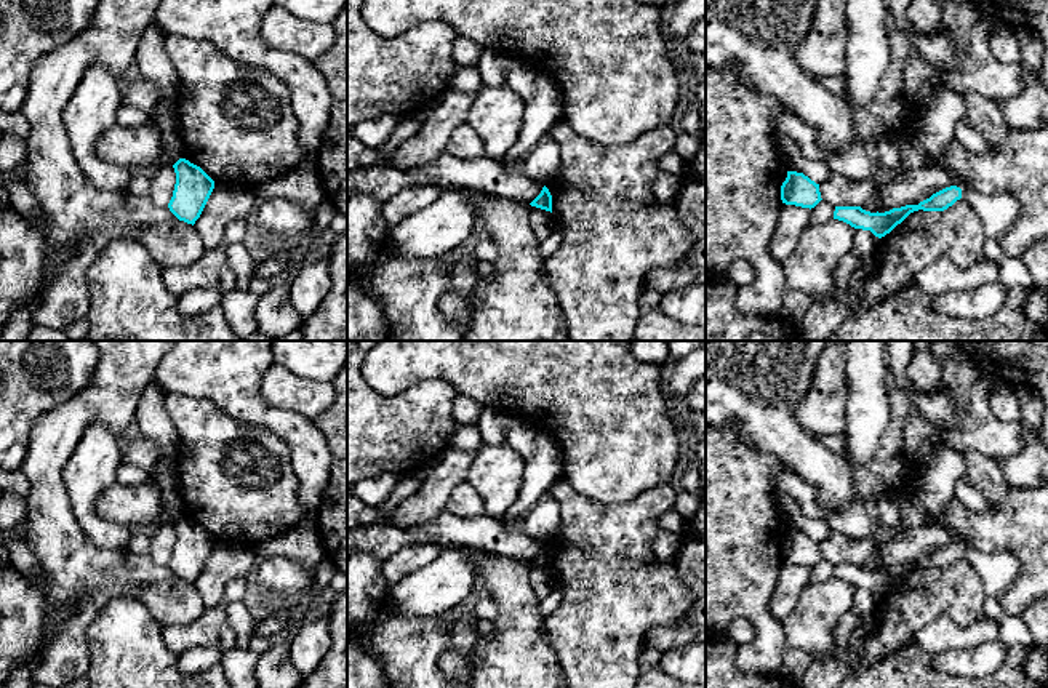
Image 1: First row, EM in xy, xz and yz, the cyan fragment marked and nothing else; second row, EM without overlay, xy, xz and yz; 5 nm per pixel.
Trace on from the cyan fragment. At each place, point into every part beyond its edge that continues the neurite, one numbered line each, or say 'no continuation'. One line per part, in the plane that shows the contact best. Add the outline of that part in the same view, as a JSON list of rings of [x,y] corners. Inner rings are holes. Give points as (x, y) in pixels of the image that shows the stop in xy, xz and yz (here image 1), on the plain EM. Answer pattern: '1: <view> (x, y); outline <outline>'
no continuation

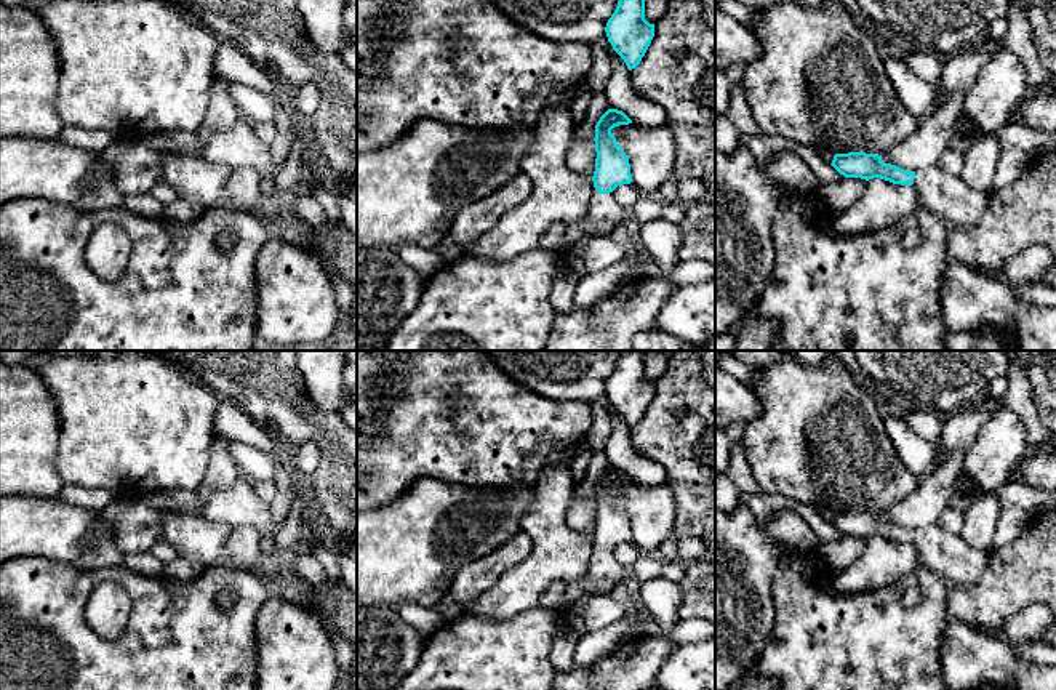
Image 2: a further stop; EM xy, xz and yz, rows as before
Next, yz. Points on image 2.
1: yz (959, 564); outline [[[938,524],[915,530],[912,543],[920,565],[938,573],[947,586],[973,588],[982,576],[989,554],[970,546],[962,535]]]

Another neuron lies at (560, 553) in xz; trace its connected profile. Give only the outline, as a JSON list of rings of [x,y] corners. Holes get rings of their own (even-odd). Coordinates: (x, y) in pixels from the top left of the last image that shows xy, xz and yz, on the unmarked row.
[[[562,463],[544,469],[534,485],[531,506],[522,515],[520,528],[533,541],[533,551],[517,565],[504,572],[494,586],[480,592],[466,605],[466,613],[496,623],[539,605],[539,597],[554,581],[584,581],[592,556],[594,540],[568,527],[566,511],[574,493],[571,464]]]

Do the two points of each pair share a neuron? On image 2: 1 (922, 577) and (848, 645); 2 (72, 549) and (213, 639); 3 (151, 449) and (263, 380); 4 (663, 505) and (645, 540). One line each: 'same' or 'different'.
1: same
2: different
3: different
4: same

